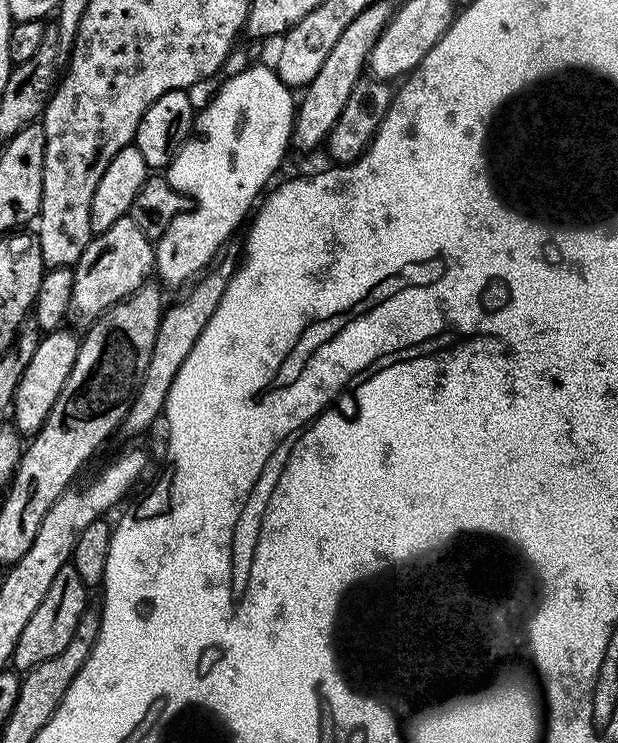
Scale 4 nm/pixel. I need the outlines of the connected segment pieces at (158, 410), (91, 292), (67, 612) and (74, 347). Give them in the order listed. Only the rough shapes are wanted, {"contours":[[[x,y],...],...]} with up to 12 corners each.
{"contours":[[[221,255],[165,307],[122,428],[161,419],[238,260]],[[131,214],[72,268],[71,315],[91,325],[149,283],[153,241]],[[72,563],[34,610],[12,664],[21,673],[62,654],[88,592]],[[61,326],[41,335],[12,399],[21,437],[44,425],[81,337]]]}

